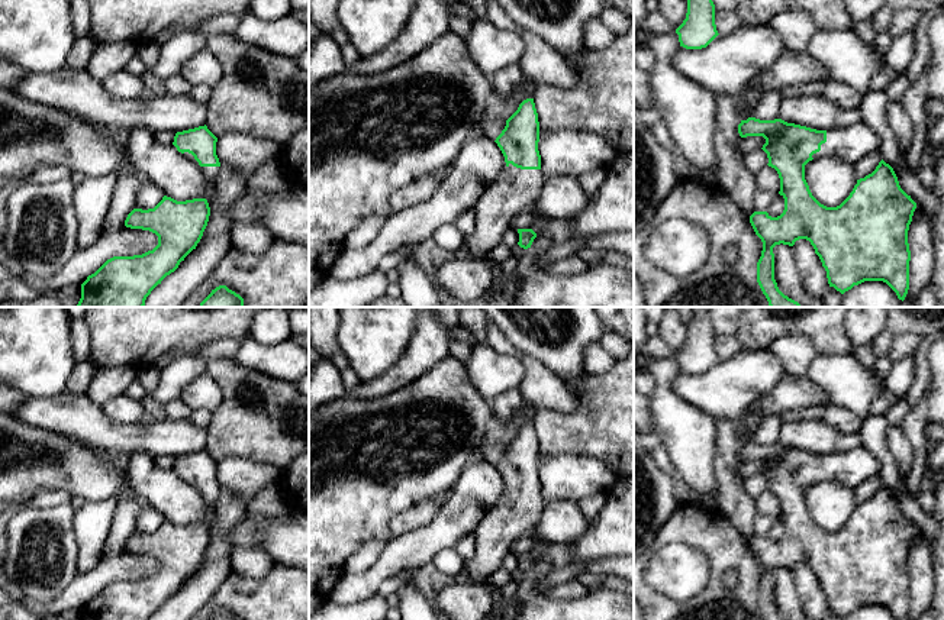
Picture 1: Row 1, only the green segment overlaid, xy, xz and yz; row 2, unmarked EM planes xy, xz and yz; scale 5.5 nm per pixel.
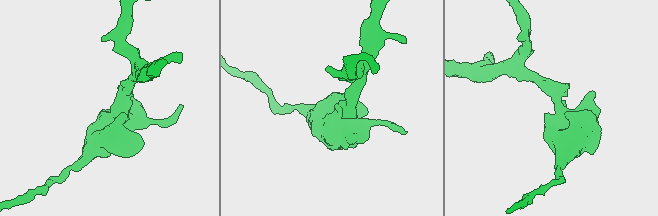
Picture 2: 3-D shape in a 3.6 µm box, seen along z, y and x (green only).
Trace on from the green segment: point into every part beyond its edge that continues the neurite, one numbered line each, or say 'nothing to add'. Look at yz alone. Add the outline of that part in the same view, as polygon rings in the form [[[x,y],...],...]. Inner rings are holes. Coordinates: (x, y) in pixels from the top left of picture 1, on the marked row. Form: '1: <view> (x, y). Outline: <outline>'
1: yz (850, 144). Outline: [[[860,122],[847,127],[828,129],[827,142],[812,158],[835,156],[854,165],[866,155],[879,151],[880,145],[877,130]]]

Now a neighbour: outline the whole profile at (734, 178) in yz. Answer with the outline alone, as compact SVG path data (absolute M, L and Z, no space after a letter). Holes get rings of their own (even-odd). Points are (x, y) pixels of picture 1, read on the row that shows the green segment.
M718 94L713 146L718 156L718 185L750 217L754 209L754 194L758 190L755 174L744 165L744 154L738 149L741 136L738 125L742 120L738 96Z

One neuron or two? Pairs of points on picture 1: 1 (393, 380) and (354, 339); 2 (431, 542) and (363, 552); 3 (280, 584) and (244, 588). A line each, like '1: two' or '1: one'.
1: two
2: two
3: one

